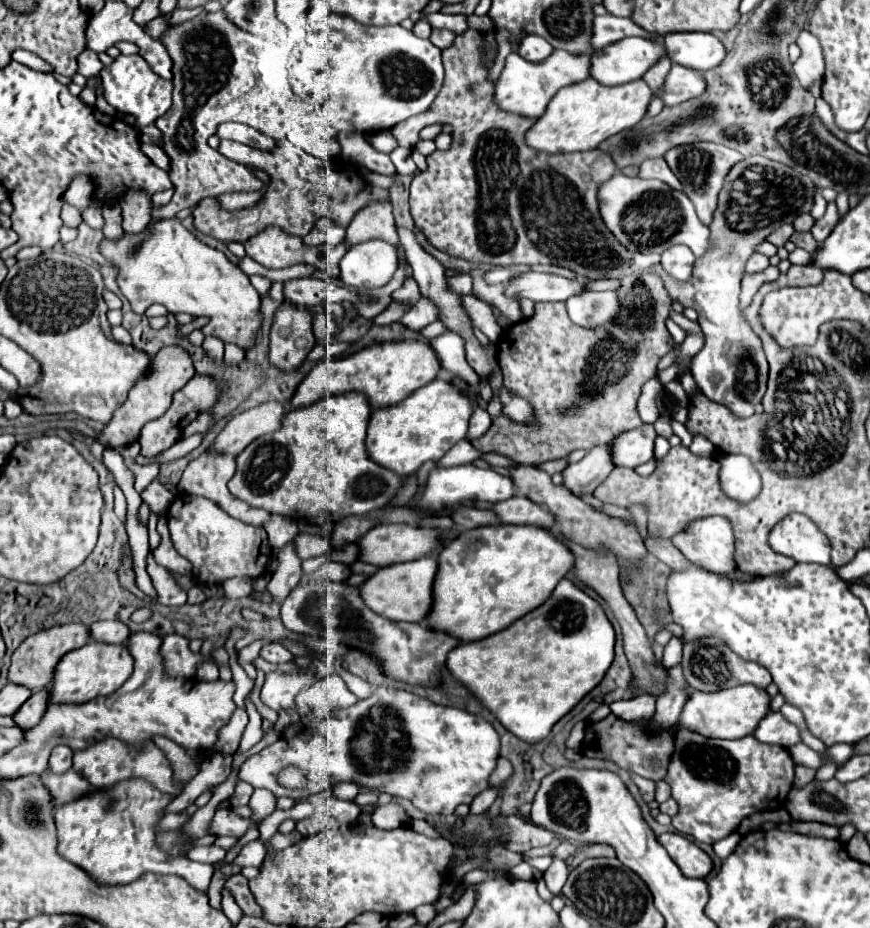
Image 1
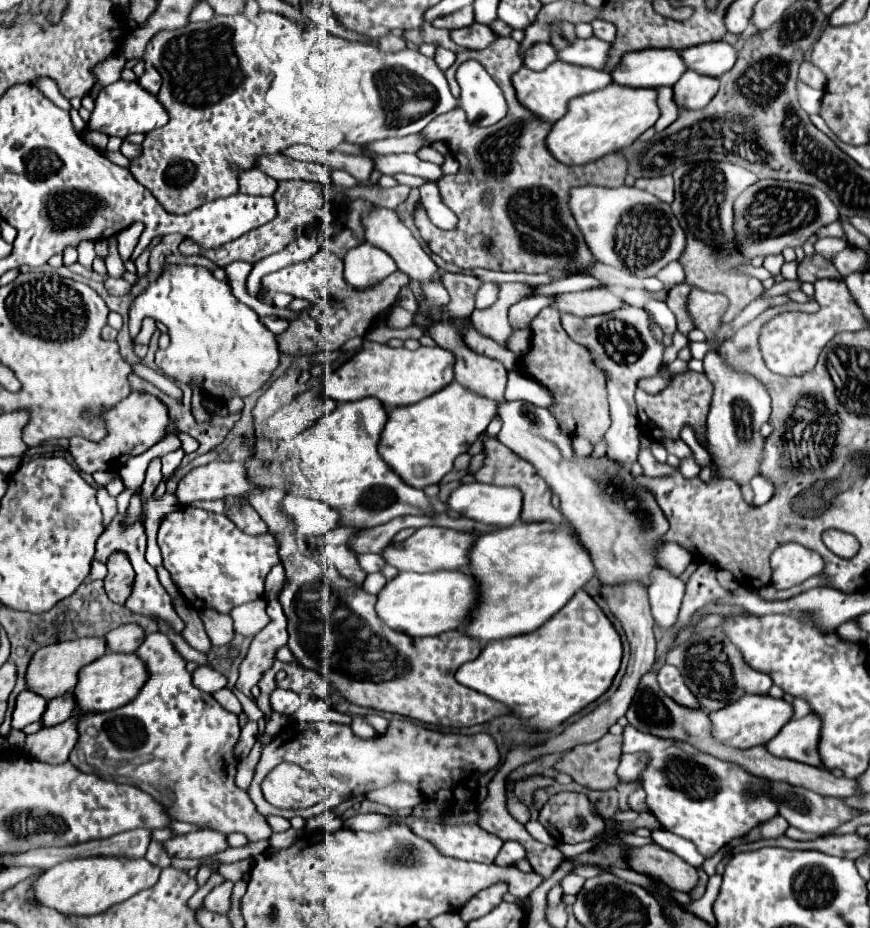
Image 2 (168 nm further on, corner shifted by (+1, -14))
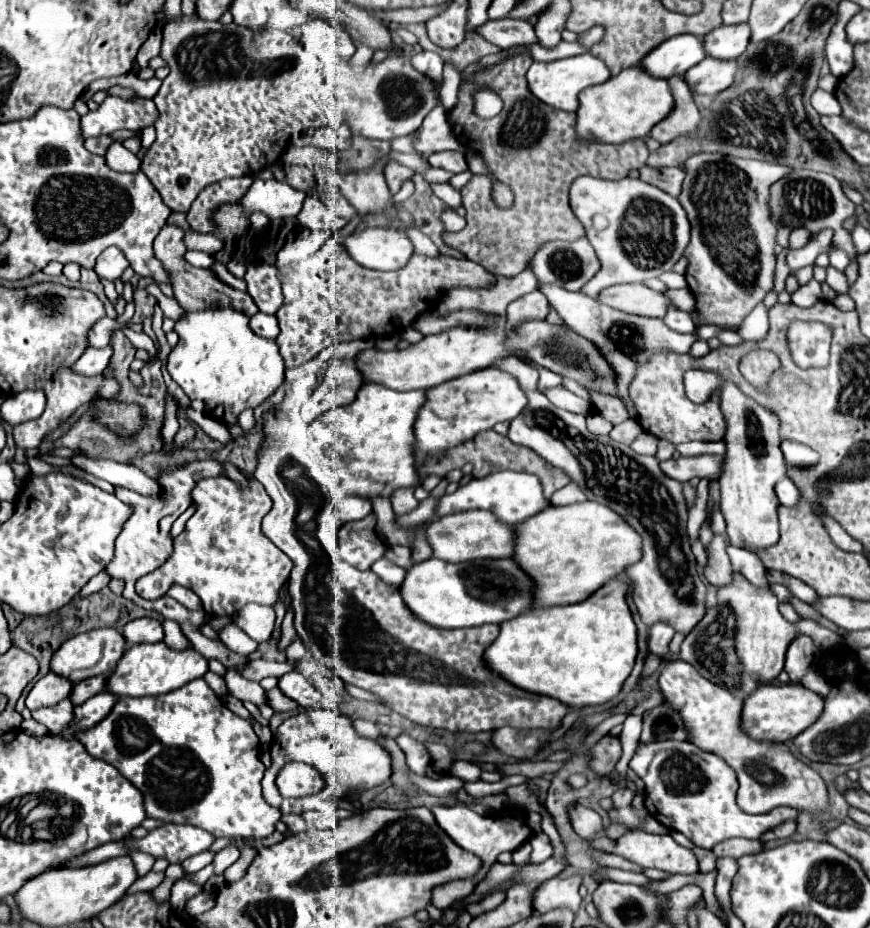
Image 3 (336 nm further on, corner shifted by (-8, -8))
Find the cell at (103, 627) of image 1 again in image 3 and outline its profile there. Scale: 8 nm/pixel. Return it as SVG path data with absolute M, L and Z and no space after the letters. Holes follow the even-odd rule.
M138 618L128 622L122 630L128 644L142 644L142 642L162 642L164 630L162 622L154 618Z

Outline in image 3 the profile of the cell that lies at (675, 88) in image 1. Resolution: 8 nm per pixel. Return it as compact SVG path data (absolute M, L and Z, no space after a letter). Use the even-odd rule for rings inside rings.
M708 56L700 64L692 66L684 80L698 94L718 94L734 82L736 70L736 60L716 60Z

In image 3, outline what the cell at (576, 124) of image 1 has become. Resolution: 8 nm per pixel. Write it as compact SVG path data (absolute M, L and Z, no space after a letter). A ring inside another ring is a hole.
M640 66L622 70L618 76L608 78L604 84L590 86L580 92L580 108L576 130L582 140L604 142L604 144L622 144L630 138L644 138L632 134L648 134L670 110L674 108L674 98L670 86L662 78L646 74Z

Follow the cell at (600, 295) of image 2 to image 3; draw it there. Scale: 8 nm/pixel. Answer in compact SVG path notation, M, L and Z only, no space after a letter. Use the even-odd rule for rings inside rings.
M644 284L610 286L600 292L598 300L620 312L648 316L648 318L664 318L668 308L674 306L668 296L656 290L650 290Z

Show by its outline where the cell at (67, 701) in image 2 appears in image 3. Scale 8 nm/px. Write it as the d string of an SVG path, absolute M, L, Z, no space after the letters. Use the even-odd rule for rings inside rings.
M94 676L94 678L86 678L78 684L74 684L74 690L70 694L72 702L78 706L82 702L86 702L88 698L92 698L94 694L102 692L106 688L106 676Z

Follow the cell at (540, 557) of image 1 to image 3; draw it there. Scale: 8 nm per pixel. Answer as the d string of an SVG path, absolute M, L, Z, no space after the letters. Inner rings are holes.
M586 500L570 506L548 506L516 526L514 560L536 584L534 606L582 602L640 558L640 534L620 514L598 502Z

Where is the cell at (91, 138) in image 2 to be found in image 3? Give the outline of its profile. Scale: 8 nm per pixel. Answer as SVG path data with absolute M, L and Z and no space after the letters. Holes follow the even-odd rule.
M96 136L96 138L90 138L90 140L84 142L86 150L92 152L92 154L98 154L98 156L104 156L110 144L112 144L110 136Z

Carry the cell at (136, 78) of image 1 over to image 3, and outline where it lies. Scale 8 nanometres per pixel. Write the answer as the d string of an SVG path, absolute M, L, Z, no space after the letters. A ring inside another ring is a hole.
M118 96L106 98L96 112L88 112L82 116L82 138L112 134L120 128L128 128L132 132L152 126L158 118L158 110L152 100L136 98L122 100Z

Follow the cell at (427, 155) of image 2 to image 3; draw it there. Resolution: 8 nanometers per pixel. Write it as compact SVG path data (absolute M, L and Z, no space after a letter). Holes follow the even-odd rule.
M454 150L430 154L428 156L428 162L430 162L430 166L444 168L444 170L448 170L452 174L460 174L460 172L466 172L468 170L468 164L466 164L464 154L462 152L454 152Z

